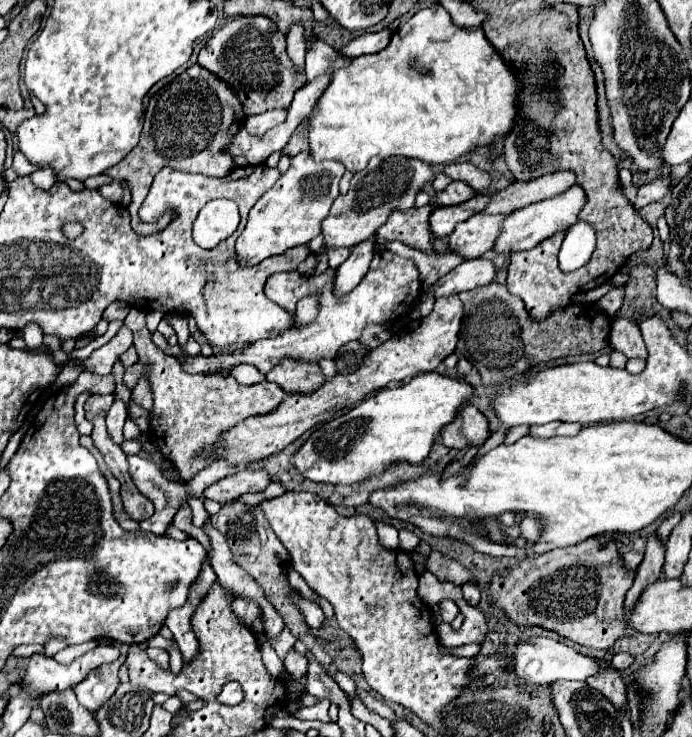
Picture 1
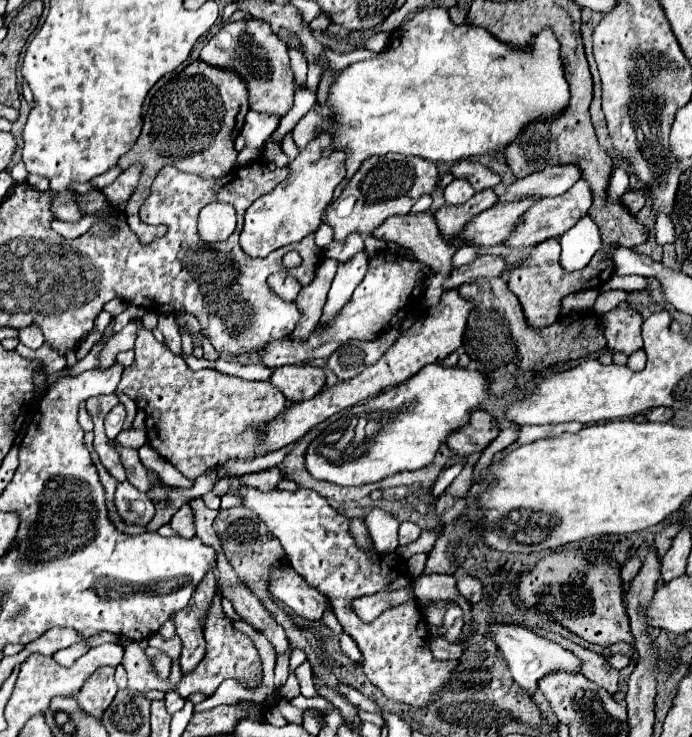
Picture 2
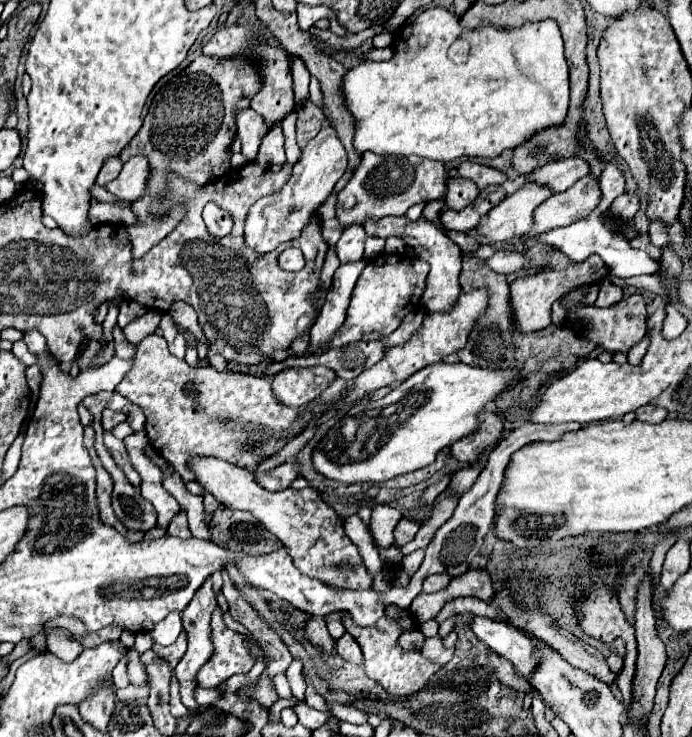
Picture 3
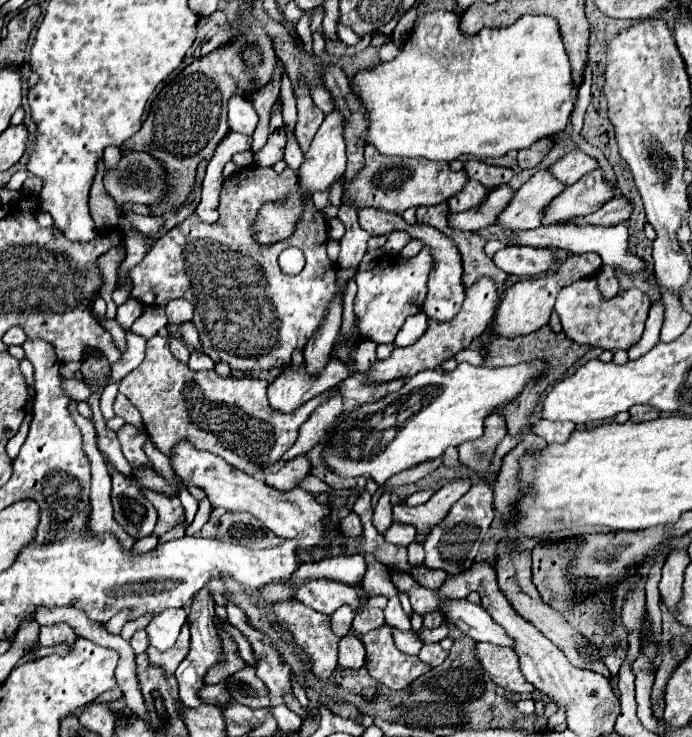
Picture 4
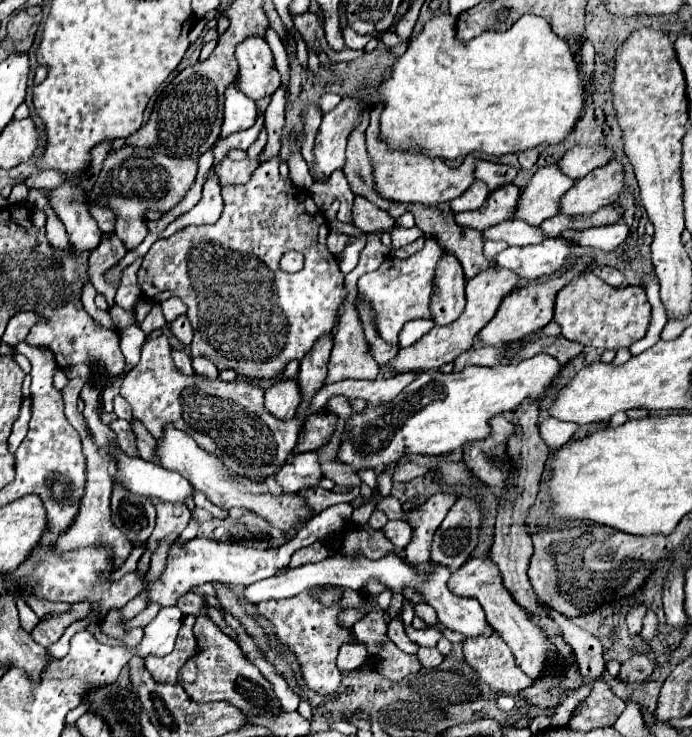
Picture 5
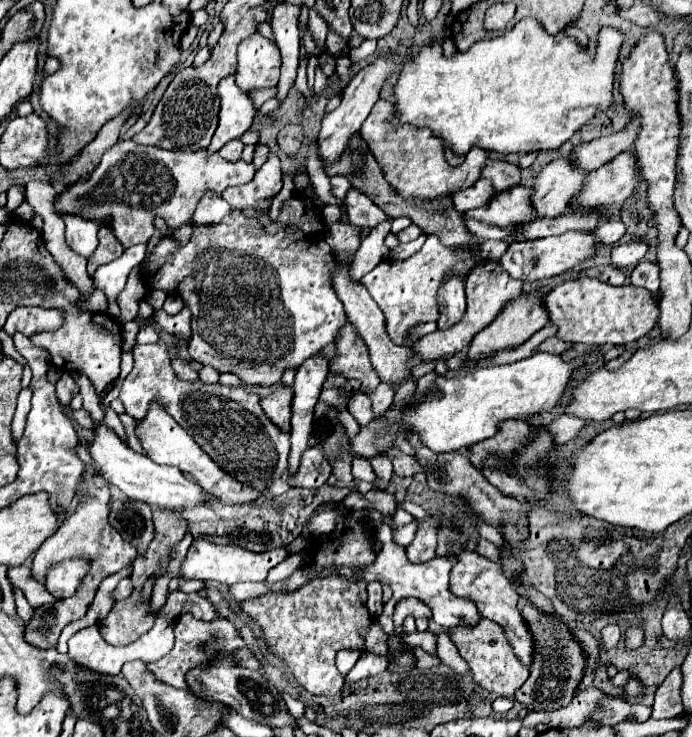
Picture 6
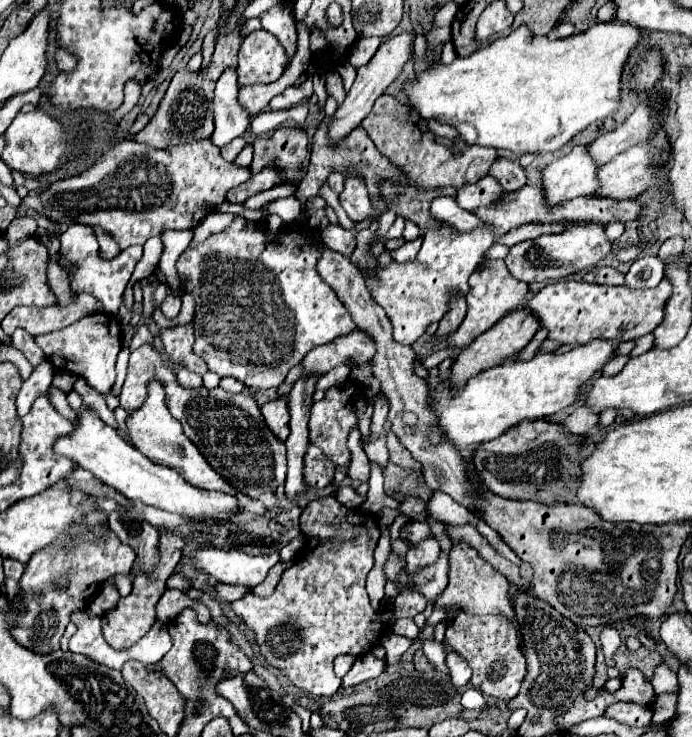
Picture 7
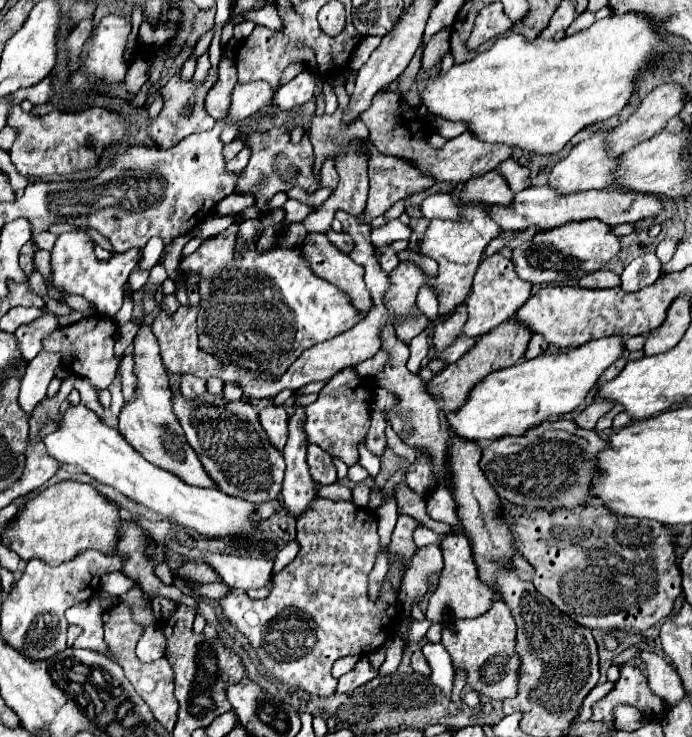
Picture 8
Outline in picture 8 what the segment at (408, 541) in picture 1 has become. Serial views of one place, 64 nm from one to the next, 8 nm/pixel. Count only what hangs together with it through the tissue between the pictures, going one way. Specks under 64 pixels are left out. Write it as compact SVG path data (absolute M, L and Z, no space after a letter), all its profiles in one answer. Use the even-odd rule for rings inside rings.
M418 526L416 528L416 532L414 532L414 544L418 548L424 548L428 544L438 544L438 542L440 542L440 536L436 532L432 532L430 528L426 528L426 526Z

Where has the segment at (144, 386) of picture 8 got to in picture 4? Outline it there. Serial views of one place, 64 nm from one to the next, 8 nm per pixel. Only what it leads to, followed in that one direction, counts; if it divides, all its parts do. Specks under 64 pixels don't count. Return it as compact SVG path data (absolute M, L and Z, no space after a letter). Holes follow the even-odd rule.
M180 440L174 444L170 450L170 464L174 472L188 484L194 484L202 488L212 502L214 508L224 508L224 510L238 510L238 512L250 512L258 520L264 522L266 528L270 528L274 534L282 538L296 538L298 540L298 560L300 562L314 562L310 556L310 550L314 546L328 546L330 552L328 556L342 554L340 544L342 544L342 532L326 532L322 528L322 518L328 516L330 508L318 504L312 494L308 494L302 488L294 488L290 492L280 492L270 488L266 482L256 480L252 476L246 476L244 472L238 472L236 468L230 468L220 456L214 456L210 452L200 452L192 446L188 440Z

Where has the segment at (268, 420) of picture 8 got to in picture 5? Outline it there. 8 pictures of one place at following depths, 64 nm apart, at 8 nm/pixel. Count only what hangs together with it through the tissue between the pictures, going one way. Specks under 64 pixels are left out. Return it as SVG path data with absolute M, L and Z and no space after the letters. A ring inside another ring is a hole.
M280 380L272 384L264 394L266 410L284 422L290 420L290 416L294 416L294 408L298 406L298 400L300 400L300 392L296 380Z

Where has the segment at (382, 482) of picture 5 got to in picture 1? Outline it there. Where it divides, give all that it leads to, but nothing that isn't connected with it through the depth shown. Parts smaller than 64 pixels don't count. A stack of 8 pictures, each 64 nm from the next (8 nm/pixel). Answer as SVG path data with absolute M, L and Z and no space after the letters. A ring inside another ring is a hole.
M374 520L378 540L384 548L398 548L398 530L392 524L386 524L382 520Z

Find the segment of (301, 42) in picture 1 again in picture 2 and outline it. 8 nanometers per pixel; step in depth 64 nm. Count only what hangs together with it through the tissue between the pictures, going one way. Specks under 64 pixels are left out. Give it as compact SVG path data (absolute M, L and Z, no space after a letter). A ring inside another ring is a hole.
M290 50L290 66L292 66L292 72L294 72L296 86L298 88L304 88L306 86L306 70L308 70L308 64L306 64L306 58L302 56L302 52Z

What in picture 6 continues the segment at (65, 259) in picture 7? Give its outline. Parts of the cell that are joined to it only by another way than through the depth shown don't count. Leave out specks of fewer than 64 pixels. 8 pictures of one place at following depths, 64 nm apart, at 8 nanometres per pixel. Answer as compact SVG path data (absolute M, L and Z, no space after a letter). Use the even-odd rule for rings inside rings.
M62 216L66 222L66 244L86 260L94 254L98 246L98 224L94 220L82 220L78 216ZM136 244L132 248L126 248L124 254L120 258L116 258L110 264L98 266L94 276L92 276L92 286L94 290L102 290L108 298L108 304L116 302L118 294L124 290L128 274L132 272L132 268L136 264L140 264L144 260L144 250L146 244Z

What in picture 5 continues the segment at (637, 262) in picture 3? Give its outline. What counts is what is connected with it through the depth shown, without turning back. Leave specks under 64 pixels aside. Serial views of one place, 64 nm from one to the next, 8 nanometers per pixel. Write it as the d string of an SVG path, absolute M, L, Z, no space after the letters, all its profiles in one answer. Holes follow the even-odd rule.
M506 220L502 224L490 226L482 230L484 240L504 240L508 246L526 246L526 244L538 244L544 240L544 234L526 224L524 220ZM616 222L610 226L598 226L582 232L564 232L562 236L570 236L572 240L578 240L580 246L594 246L604 252L612 252L628 236L628 226L624 222Z

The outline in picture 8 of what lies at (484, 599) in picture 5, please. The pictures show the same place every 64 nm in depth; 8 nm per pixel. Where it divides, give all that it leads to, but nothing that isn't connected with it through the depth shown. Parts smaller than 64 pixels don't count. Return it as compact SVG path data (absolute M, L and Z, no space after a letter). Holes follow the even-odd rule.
M454 526L454 530L442 538L440 548L444 552L444 570L440 574L438 588L432 592L432 596L428 600L426 620L436 624L436 622L462 620L462 618L476 618L476 616L484 614L490 608L490 600L496 598L496 592L492 592L490 586L486 586L478 580L470 544L468 544L466 536L460 532L460 526Z

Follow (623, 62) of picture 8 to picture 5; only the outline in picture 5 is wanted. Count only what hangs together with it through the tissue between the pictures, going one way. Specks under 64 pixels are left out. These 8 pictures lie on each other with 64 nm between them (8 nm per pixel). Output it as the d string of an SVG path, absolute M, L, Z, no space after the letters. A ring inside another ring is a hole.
M434 16L426 22L422 34L408 44L408 50L396 60L392 78L380 88L384 112L380 118L382 138L394 148L422 150L428 156L454 160L470 152L504 156L530 148L548 148L560 144L584 114L594 90L584 84L582 62L564 38L554 36L542 16L522 16L506 32L484 32L482 36L460 44L454 36L454 18Z

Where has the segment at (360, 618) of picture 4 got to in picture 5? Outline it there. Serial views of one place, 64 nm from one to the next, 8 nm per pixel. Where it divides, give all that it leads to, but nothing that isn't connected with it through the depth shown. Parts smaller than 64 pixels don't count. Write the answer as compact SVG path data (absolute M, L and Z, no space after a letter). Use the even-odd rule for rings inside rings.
M382 610L380 612L368 612L362 618L362 624L354 624L354 636L362 640L370 656L376 656L382 650L382 642L388 638L386 636L386 624L382 620Z

